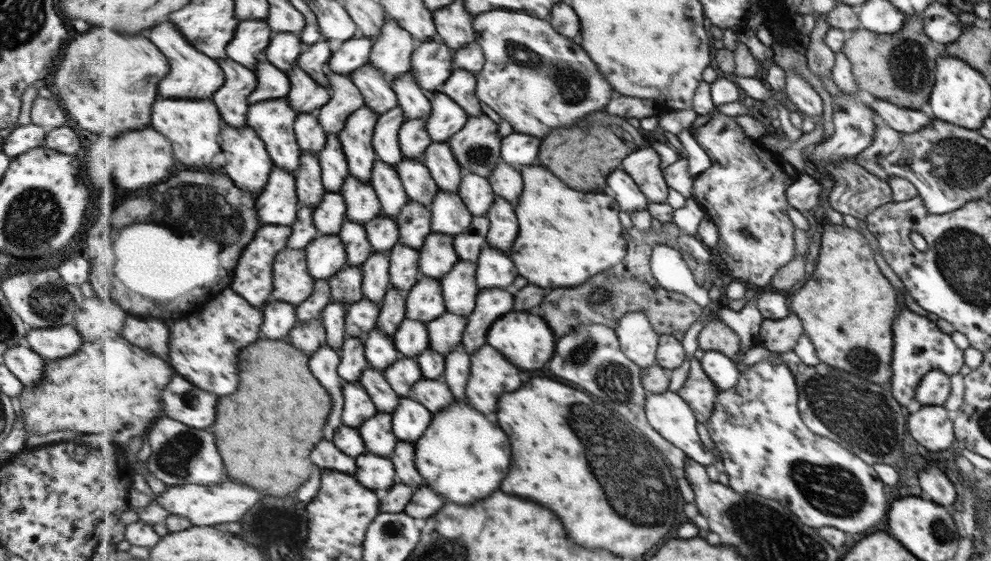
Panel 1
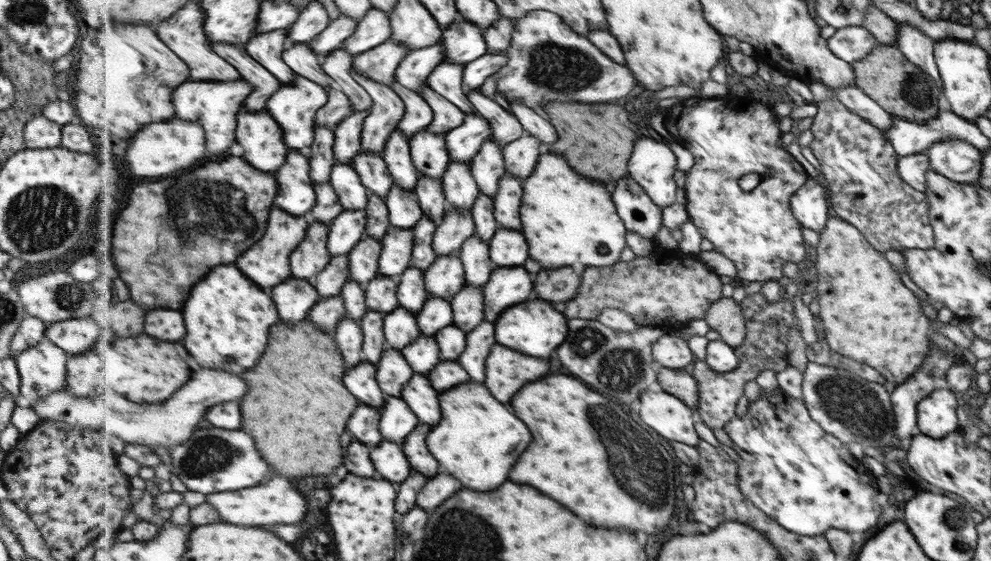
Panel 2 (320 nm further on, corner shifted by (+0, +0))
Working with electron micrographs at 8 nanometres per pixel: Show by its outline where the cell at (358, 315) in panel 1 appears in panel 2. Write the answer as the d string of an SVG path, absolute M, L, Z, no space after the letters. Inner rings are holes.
M379 274L364 287L369 310L373 309L388 314L400 307L398 279Z

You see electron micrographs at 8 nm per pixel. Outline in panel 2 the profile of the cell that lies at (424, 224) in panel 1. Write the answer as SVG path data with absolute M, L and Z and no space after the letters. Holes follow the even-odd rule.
M421 174L413 191L418 196L425 216L431 217L438 226L441 225L449 207L442 179Z

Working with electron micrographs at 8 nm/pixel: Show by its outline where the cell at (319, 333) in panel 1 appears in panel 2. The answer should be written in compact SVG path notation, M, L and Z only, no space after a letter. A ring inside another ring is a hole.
M341 295L320 298L311 310L313 322L330 335L335 336L340 322L347 316L348 310Z

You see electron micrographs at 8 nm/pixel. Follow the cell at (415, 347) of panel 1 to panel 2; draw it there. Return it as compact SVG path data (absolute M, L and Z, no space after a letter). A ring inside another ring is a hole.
M430 296L418 312L418 323L423 335L435 337L441 329L453 322L454 308L451 299Z

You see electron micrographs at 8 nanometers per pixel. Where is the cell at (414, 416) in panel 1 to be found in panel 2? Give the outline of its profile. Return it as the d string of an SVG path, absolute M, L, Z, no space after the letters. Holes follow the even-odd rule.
M415 374L403 389L402 398L417 413L421 423L437 426L443 417L440 393L426 374Z

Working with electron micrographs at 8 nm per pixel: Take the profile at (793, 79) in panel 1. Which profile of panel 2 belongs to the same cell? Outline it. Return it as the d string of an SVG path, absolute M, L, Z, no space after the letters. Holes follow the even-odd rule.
M825 98L817 102L817 114L809 127L813 139L808 145L815 160L819 161L820 179L828 186L830 205L834 217L851 223L866 239L882 253L885 250L930 249L935 244L935 231L928 221L928 198L924 191L909 186L897 172L896 162L901 158L893 150L884 132L853 111L847 110L841 102Z

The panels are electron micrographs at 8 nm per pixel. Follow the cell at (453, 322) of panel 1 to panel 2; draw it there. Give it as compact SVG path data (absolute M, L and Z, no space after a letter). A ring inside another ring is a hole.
M465 285L451 298L454 308L454 322L466 333L471 332L477 325L486 320L485 295L482 288Z

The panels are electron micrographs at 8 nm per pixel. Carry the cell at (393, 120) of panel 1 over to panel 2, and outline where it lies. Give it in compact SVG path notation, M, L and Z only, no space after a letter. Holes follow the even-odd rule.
M395 81L391 88L400 95L405 102L405 117L397 129L401 129L409 138L419 131L427 129L433 123L434 112L422 95L405 88Z

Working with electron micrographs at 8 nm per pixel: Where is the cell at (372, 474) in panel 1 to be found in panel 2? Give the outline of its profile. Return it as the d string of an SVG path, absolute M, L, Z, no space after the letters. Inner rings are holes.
M383 440L370 453L380 476L389 478L391 482L400 484L414 471L400 444Z

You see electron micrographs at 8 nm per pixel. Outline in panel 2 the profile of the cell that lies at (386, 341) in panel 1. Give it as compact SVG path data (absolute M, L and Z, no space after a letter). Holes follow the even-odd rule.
M401 306L396 308L386 315L384 331L387 348L402 350L422 335L418 313Z

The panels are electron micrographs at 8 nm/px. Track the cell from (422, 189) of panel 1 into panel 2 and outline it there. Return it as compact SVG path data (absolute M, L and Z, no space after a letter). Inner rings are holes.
M424 129L414 134L409 142L413 163L421 174L441 179L452 163L447 149L446 135Z

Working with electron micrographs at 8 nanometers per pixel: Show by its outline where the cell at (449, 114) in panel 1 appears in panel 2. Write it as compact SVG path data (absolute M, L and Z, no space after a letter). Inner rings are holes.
M443 61L431 73L427 82L435 92L439 92L441 96L445 96L459 110L463 110L463 114L471 116L471 114L477 114L477 110L474 104L470 102L463 84L465 67L466 65L464 64Z

